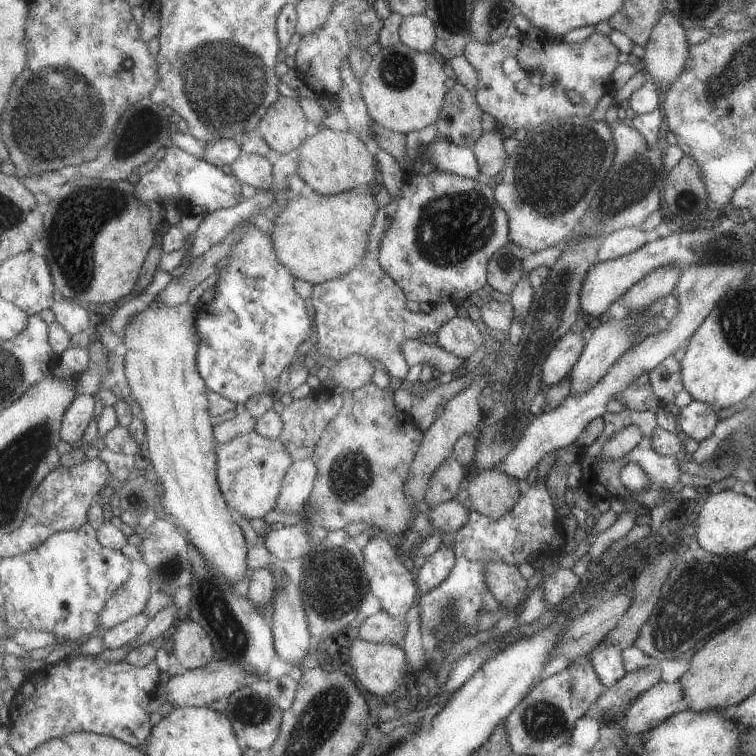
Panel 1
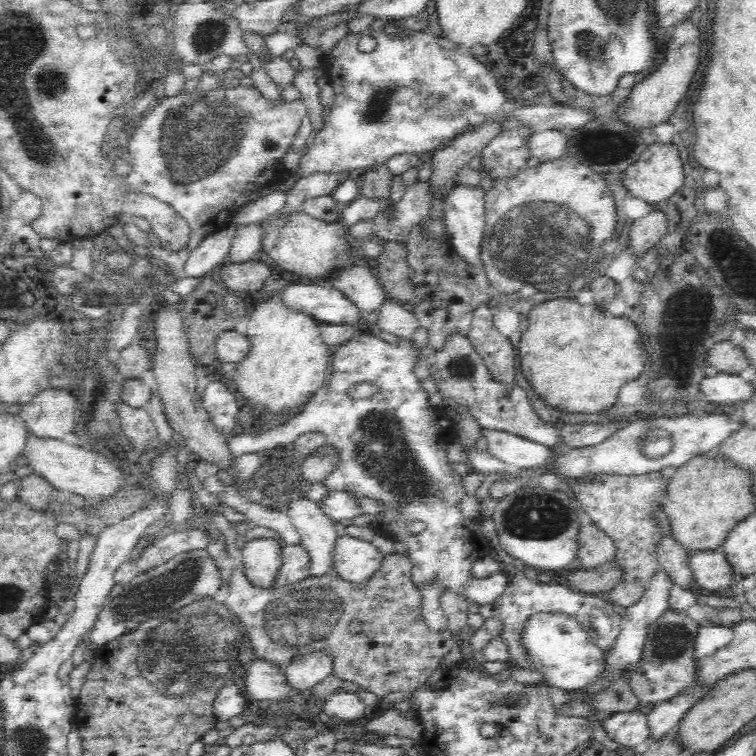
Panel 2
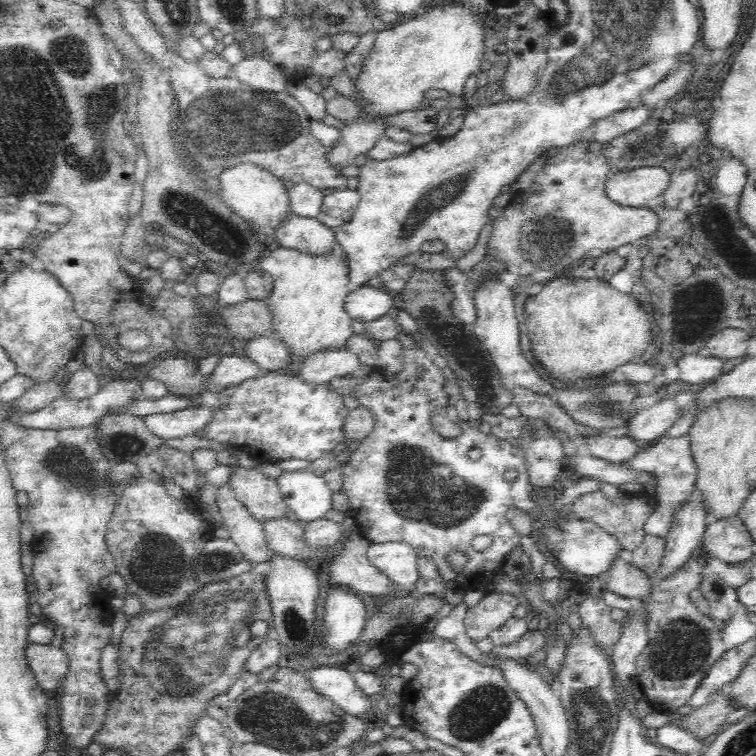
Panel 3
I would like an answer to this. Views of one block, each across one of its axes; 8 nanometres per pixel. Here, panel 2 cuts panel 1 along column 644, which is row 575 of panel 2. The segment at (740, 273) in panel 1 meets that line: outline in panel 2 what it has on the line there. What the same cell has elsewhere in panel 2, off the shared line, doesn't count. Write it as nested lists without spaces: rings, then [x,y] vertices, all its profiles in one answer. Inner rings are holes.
[[[342,536],[338,540],[338,550],[336,550],[336,572],[346,580],[346,582],[368,582],[382,570],[382,564],[386,560],[386,554],[382,554],[374,544],[352,538],[352,536]]]

